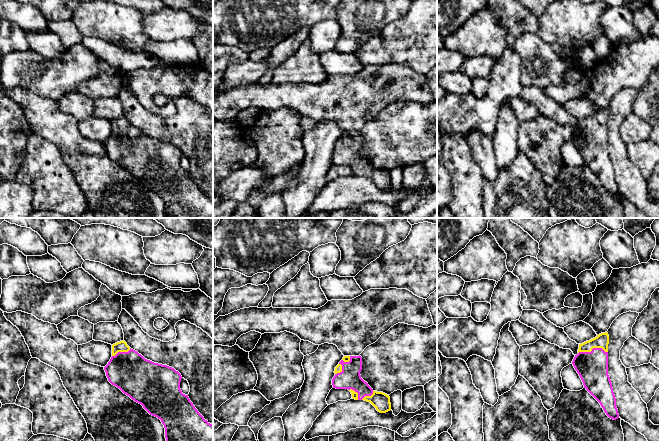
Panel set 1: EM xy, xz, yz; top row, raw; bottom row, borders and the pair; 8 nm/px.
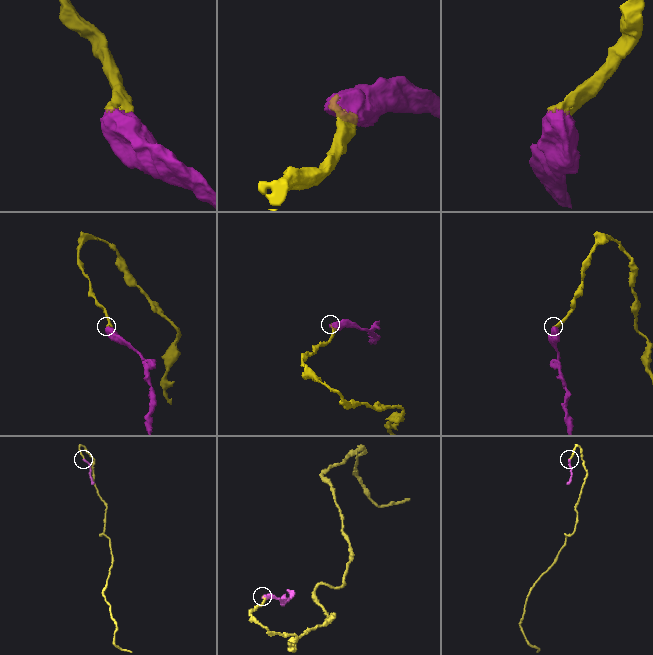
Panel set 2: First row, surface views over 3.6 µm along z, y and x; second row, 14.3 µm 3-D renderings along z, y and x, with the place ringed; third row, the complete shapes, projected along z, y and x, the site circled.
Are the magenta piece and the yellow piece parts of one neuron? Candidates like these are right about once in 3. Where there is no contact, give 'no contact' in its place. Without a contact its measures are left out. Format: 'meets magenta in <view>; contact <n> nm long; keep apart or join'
meets magenta in yz; contact 240 nm long; join

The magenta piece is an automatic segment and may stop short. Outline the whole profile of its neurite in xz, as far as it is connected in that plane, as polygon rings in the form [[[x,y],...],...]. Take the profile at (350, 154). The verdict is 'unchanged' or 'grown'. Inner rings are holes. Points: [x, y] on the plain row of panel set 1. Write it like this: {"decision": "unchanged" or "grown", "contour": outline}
{"decision": "grown", "contour": [[[344,132],[335,143],[335,152],[332,155],[333,164],[348,165],[352,174],[370,178],[378,188],[386,189],[391,186],[389,171],[374,167],[360,151],[362,133]]]}

